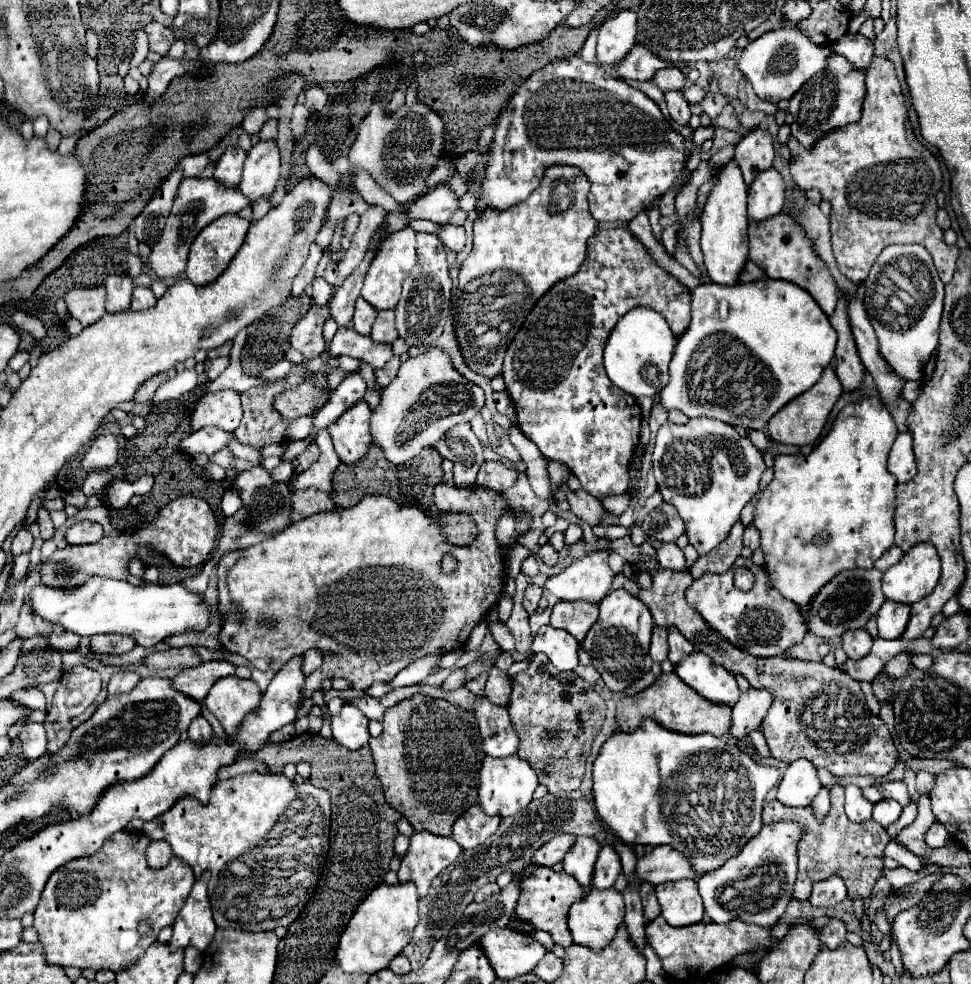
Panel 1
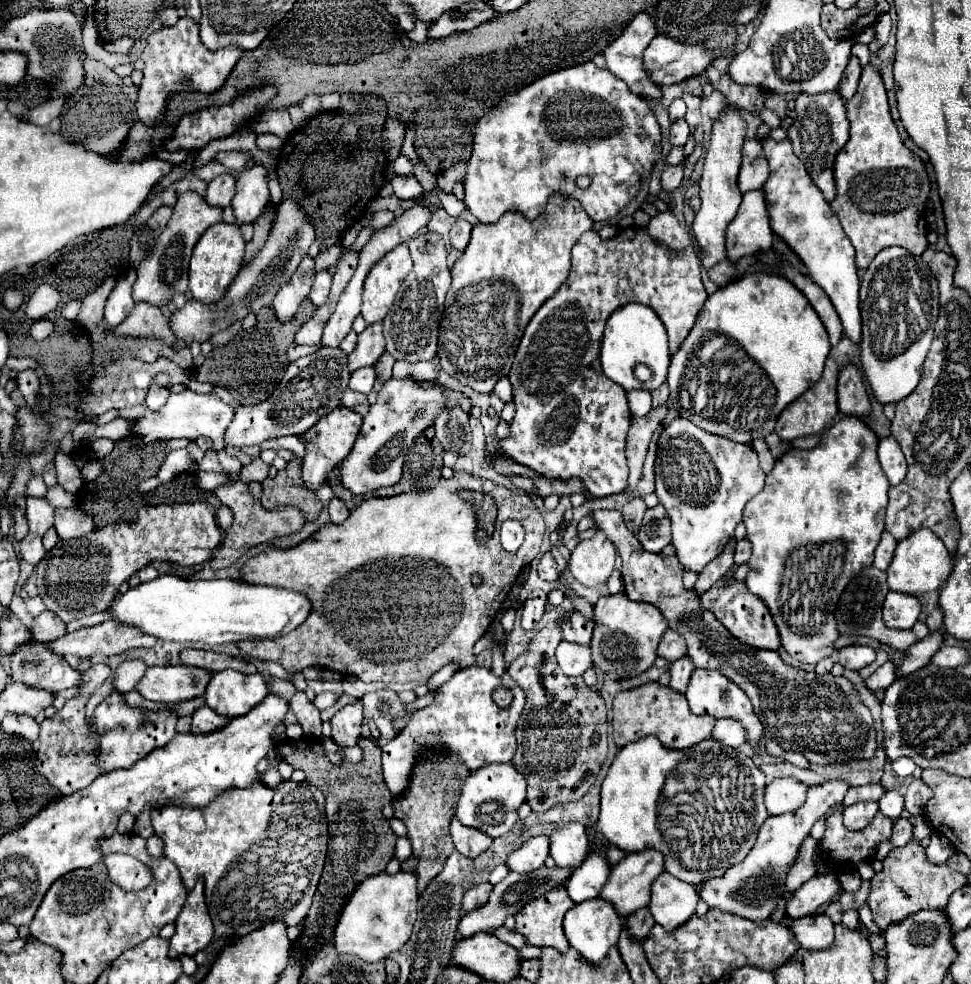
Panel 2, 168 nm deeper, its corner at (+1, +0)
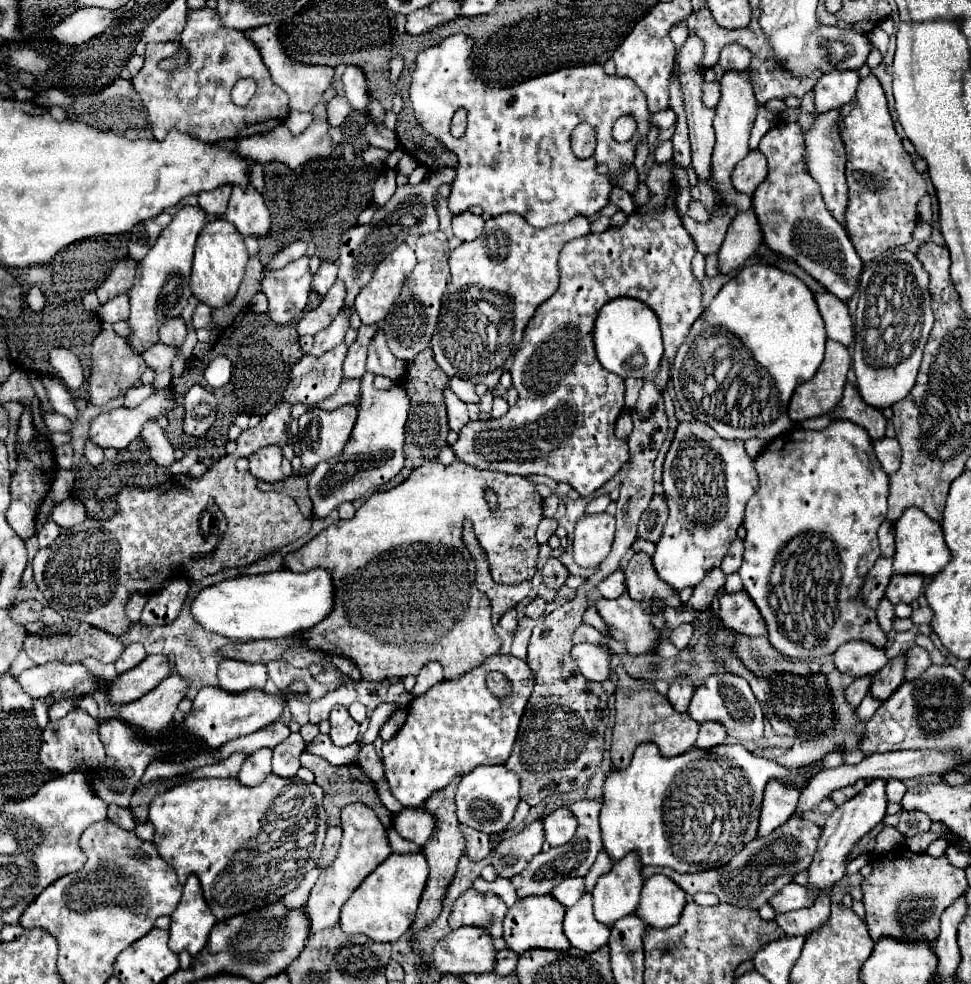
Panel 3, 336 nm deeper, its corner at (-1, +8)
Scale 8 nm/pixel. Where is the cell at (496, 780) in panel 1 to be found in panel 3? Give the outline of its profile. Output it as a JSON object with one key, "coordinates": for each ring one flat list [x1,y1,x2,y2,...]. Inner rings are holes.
{"coordinates":[[503,764,475,768,473,772,465,774,457,786,455,802,457,802,459,822,467,824,471,828,477,828,481,832,487,832,489,836,503,832,509,826,509,822,513,820,513,814,521,800,519,786,521,786,519,776,515,776,515,772,507,770]]}

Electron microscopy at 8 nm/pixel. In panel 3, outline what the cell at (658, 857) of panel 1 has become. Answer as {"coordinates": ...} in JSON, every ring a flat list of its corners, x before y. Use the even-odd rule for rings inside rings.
{"coordinates":[[629,852,597,880,591,892,595,900,595,918,613,926,619,918,635,912,643,884,643,864,635,852]]}

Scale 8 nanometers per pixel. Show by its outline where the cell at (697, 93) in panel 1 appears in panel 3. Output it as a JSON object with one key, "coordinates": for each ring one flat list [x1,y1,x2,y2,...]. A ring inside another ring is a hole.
{"coordinates":[[667,108,663,112,657,112,657,114,651,116,653,126,659,126,659,128,669,128,669,126,675,124,675,120,677,120,677,114,671,108]]}

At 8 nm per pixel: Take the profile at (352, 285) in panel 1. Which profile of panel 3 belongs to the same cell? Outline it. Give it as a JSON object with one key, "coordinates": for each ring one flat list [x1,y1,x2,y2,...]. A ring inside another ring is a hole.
{"coordinates":[[343,306,339,310,339,314,333,318,333,322,315,336,315,344,313,344,313,350,311,350,313,356,321,356,323,352,327,352,327,350,331,350,331,348,335,348,335,346,339,346,343,342,345,332,349,328,351,312,353,312,353,308]]}

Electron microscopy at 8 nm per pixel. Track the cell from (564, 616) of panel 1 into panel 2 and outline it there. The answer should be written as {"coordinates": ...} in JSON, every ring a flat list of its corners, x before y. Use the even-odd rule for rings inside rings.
{"coordinates":[[573,612,569,622,563,624,563,638,571,644,589,644,593,634,593,622,585,620,579,612]]}

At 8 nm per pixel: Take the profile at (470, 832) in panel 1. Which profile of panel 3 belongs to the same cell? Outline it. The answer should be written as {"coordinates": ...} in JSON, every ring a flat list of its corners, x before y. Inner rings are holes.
{"coordinates":[[461,824,461,832,463,832,463,836,465,836,465,840,467,840,467,856,469,856,469,860,483,860,489,852,491,852,491,838,485,834,485,832,479,832,479,830,475,830,475,828,467,828,467,826,463,826]]}

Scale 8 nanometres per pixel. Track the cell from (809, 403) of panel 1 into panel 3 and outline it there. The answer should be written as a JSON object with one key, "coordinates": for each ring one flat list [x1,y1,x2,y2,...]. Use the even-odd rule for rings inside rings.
{"coordinates":[[827,340,827,350,825,350,825,360,823,364,819,366,819,372,803,382,791,396,791,402,789,402,789,418,793,422,803,422,807,418,815,418,815,416,823,416,823,414,829,414,833,412,833,408,837,406,837,402,841,400,841,394,843,394,843,386,845,386,845,380,847,380,847,372,849,372,849,366,851,366,851,356,847,352,847,348,839,342,833,342,833,340]]}

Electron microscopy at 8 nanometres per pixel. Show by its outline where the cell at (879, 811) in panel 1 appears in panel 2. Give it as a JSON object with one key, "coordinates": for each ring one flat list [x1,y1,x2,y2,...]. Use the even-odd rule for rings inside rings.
{"coordinates":[[887,790,885,796,881,796,881,800,879,800,879,812,883,812,891,820,901,818,903,796,899,792,895,792,895,790]]}

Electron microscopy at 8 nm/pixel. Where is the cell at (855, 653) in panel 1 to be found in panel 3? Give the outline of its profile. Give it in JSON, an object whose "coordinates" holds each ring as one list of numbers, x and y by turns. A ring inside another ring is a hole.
{"coordinates":[[851,640,837,648,837,652,833,654,833,662,839,672,859,678,881,670,887,664,887,656,883,648,875,648,865,640]]}

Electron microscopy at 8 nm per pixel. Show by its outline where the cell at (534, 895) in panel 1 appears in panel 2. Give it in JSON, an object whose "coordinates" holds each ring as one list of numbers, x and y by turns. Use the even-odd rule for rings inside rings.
{"coordinates":[[557,886,515,914,515,932,523,934,529,946,551,946,567,952,569,942,563,934,563,916,569,908,573,908,573,902,567,890]]}

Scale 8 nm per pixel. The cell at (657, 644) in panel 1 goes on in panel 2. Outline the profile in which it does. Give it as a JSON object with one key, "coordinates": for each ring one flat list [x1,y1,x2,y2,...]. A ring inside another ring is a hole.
{"coordinates":[[667,630,661,638,657,654,667,658,669,662,673,662,673,660,679,660,679,656,685,656,685,652,687,652,685,638,681,634,677,634,675,630]]}

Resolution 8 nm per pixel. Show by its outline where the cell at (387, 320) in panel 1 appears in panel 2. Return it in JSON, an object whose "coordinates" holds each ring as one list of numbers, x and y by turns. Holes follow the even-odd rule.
{"coordinates":[[381,322,367,326,359,338,357,338,357,348,349,354,349,372,355,372,365,366,373,366,379,356,385,352,385,340,381,332]]}

